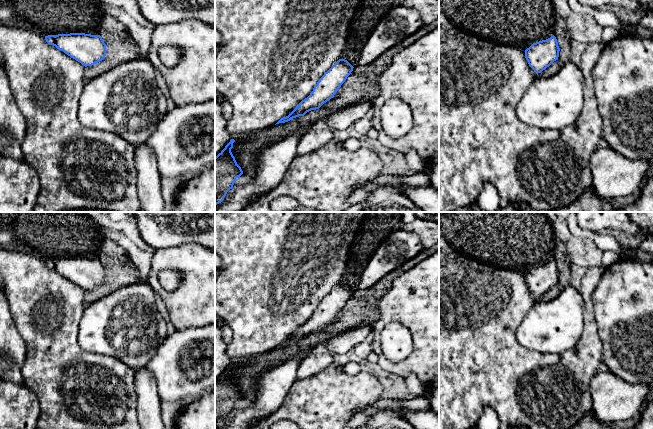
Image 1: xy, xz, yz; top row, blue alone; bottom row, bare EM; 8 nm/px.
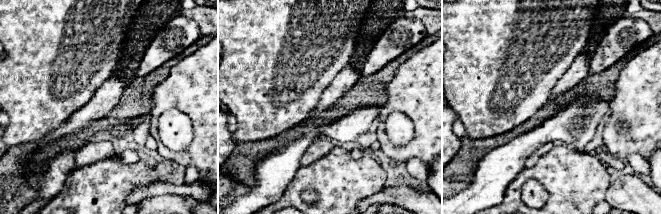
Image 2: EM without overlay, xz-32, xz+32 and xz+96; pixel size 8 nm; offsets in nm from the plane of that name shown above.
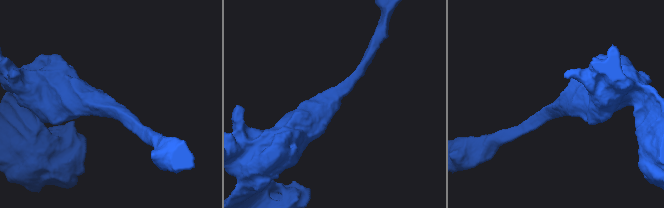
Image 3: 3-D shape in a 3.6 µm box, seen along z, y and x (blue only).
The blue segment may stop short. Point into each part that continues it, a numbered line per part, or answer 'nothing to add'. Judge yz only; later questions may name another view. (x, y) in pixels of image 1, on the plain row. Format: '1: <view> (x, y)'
nothing to add

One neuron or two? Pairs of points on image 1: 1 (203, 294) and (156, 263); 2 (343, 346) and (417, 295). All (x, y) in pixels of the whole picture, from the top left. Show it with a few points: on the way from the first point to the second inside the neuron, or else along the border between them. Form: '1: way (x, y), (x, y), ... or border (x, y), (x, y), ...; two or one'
1: way (197, 281), (179, 263), (169, 263); one
2: border (373, 323), (371, 331); two

